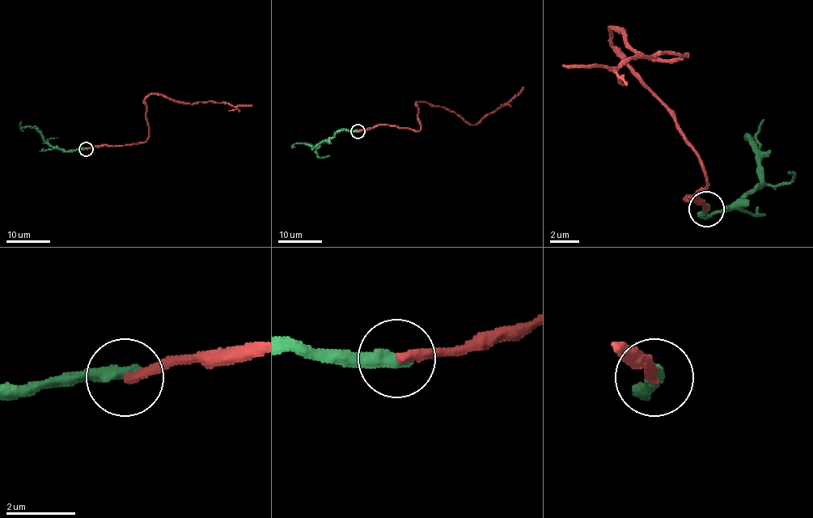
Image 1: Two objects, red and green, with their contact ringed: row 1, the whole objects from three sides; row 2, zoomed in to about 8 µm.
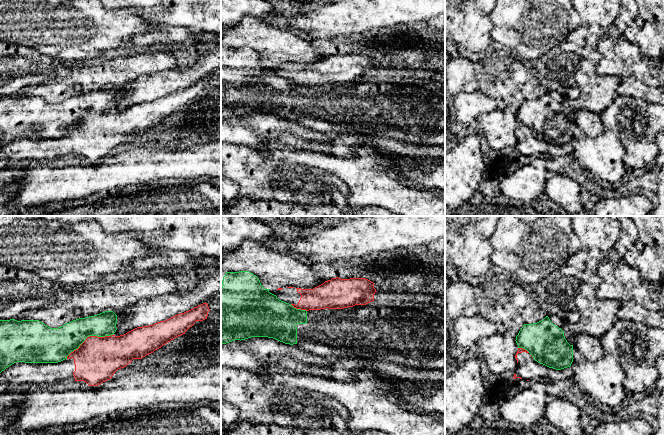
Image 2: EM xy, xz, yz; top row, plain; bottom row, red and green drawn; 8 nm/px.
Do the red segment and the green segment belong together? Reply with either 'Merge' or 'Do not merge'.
Do not merge

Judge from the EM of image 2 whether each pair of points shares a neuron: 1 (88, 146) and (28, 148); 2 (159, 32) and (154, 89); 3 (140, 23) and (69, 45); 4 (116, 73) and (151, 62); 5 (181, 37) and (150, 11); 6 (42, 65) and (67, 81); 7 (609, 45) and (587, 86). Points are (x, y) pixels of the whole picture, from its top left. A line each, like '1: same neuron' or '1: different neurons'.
1: same neuron
2: different neurons
3: same neuron
4: same neuron
5: different neurons
6: different neurons
7: different neurons

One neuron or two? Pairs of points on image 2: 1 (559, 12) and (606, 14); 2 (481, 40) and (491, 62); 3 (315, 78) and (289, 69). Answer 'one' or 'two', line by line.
1: two
2: two
3: one

